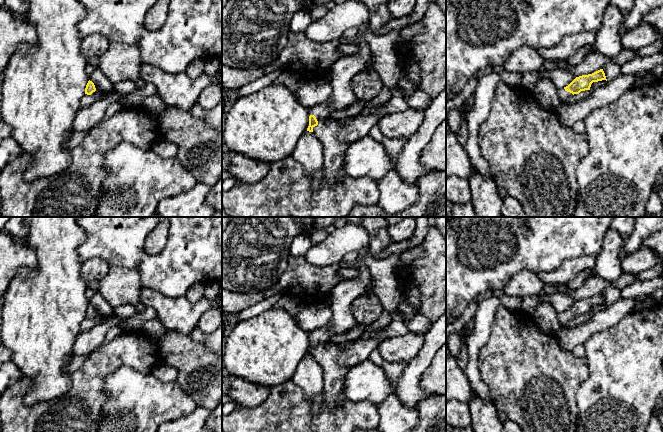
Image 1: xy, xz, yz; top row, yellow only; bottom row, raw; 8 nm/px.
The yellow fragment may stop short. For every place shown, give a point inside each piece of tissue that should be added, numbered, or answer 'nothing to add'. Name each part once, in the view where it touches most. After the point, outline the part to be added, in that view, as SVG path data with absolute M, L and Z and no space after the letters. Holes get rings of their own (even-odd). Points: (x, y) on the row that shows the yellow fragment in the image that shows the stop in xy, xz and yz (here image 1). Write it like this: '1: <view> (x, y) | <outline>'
1: xz (345, 68) | M364 38L360 39L355 45L358 47L358 51L356 53L344 55L343 57L339 58L331 68L330 83L333 91L329 100L320 105L309 108L310 115L314 115L317 121L326 120L332 112L351 106L357 101L356 95L351 87L352 79L355 75L371 67L373 56L369 43Z

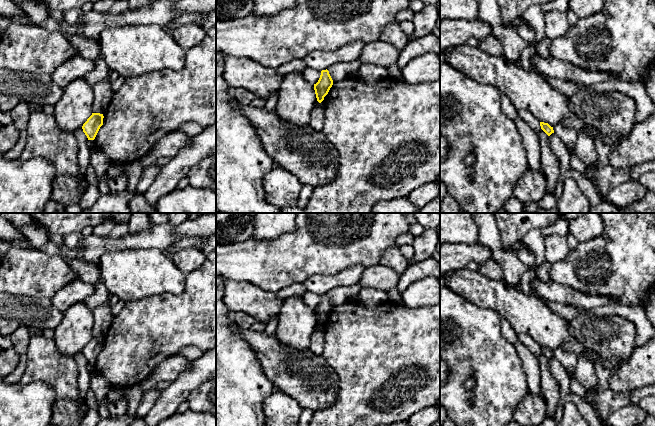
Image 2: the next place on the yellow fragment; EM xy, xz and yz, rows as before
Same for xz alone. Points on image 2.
nothing to add

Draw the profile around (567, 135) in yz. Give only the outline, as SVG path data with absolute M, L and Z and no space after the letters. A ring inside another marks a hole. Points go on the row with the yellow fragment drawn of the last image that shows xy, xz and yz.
M562 124L556 125L553 128L553 130L554 133L564 143L564 145L566 146L571 155L570 159L571 168L580 173L584 173L587 168L586 165L573 152L578 133L575 131L575 129L566 127Z

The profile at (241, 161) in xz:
M216 52L216 210L219 213L280 213L281 207L267 202L263 188L263 178L275 167L275 163L266 153L253 124L233 105L236 99L223 78L224 56Z

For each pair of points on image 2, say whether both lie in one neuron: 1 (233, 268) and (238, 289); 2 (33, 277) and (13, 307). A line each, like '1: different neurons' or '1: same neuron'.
1: different neurons
2: different neurons

